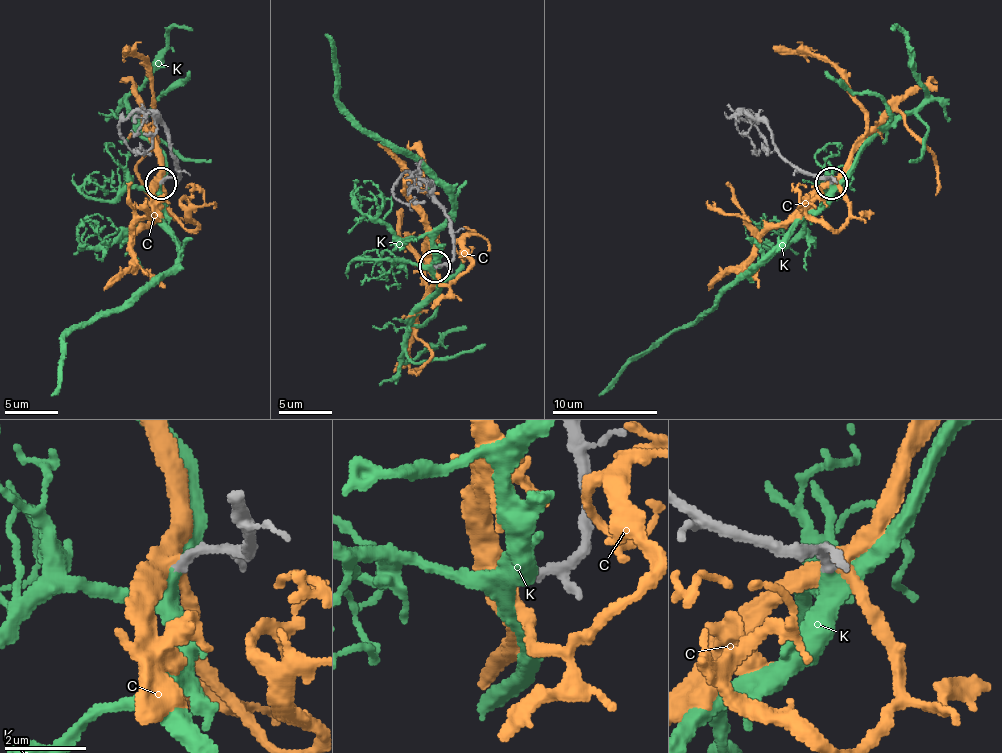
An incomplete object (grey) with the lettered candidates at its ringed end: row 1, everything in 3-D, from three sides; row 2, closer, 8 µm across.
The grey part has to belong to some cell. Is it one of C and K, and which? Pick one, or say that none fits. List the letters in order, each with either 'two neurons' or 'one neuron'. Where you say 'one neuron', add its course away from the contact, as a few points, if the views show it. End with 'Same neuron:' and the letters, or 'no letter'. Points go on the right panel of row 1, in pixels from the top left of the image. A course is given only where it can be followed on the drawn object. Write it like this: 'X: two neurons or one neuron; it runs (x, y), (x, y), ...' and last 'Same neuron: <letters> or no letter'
C: two neurons
K: one neuron; it runs (831, 182), (831, 193), (762, 262), (744, 272), (712, 306), (641, 351), (598, 396)
Same neuron: K

